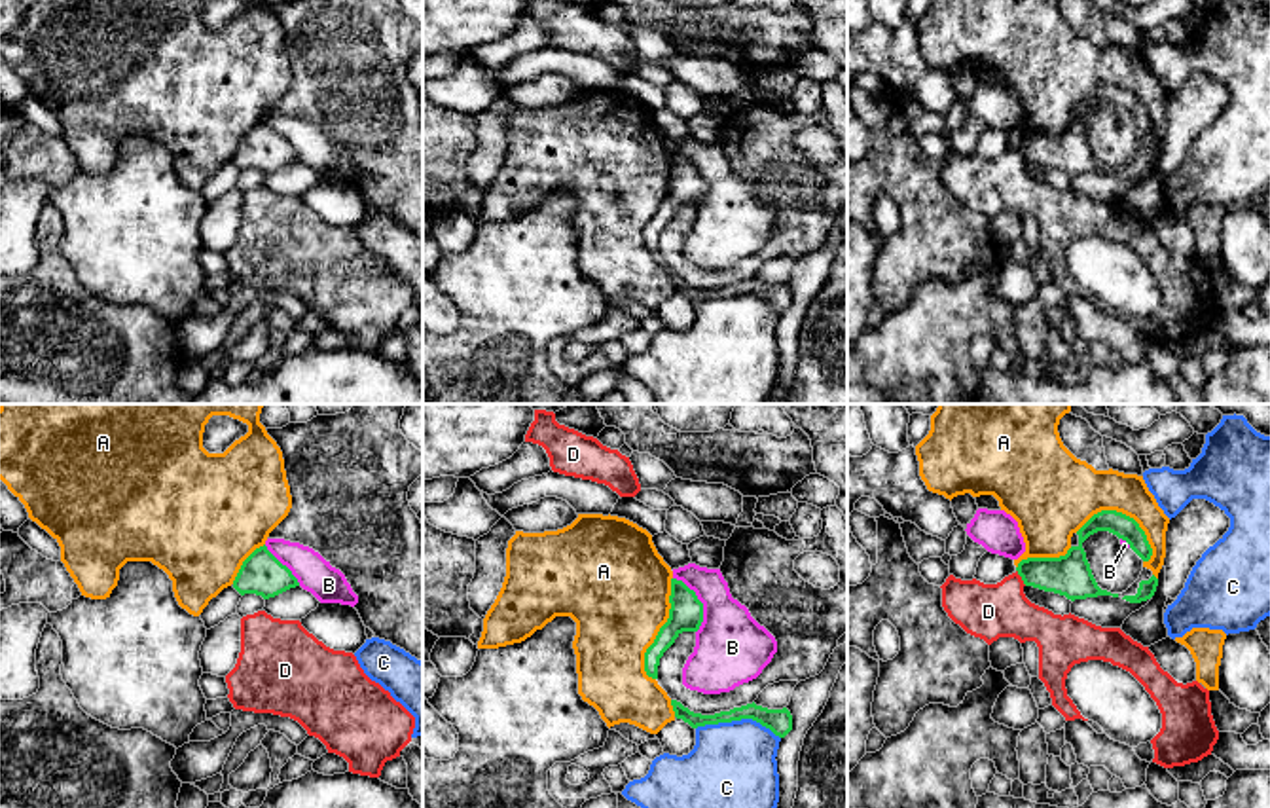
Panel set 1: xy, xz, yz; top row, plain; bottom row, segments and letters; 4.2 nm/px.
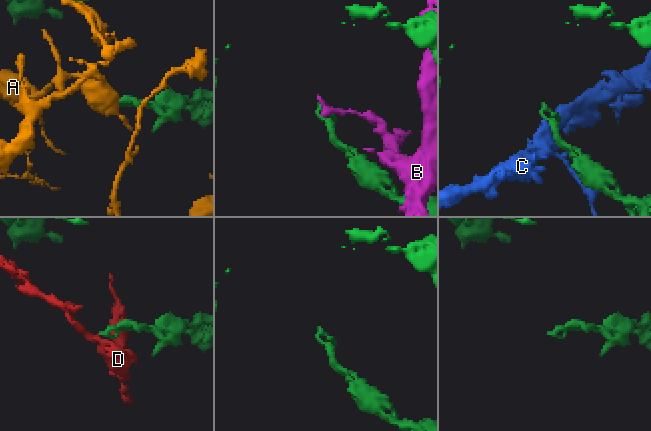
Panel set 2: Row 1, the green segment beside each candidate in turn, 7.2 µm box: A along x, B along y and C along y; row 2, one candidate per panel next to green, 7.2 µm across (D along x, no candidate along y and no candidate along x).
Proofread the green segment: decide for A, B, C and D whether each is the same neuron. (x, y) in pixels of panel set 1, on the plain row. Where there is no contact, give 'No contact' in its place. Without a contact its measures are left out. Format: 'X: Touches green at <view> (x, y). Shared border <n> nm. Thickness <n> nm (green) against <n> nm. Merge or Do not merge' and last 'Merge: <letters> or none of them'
A: Touches green at xz (660, 203). Shared border 440 nm. Thickness 140 nm (green) against 460 nm. Do not merge
B: Touches green at xz (700, 177). Shared border 260 nm. Thickness 140 nm (green) against 300 nm. Do not merge
C: Touches green at xz (738, 294). Shared border 360 nm. Thickness 110 nm (green) against 400 nm. Do not merge
D: Touches green at yz (1020, 150). Shared border 80 nm. Thickness 180 nm (green) against 240 nm. Do not merge
Merge: none of them

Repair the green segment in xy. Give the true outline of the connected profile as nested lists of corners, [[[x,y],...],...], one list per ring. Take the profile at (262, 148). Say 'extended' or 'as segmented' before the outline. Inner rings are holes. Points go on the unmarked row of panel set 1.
as segmented; [[[267,121],[256,123],[241,140],[233,163],[245,169],[256,169],[263,174],[275,173],[290,163],[299,161],[292,146],[282,140]]]

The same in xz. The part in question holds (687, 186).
as segmented; [[[671,154],[669,178],[669,193],[644,228],[644,247],[652,254],[658,254],[660,233],[675,214],[682,207],[698,207],[703,197],[703,178],[682,156]]]

